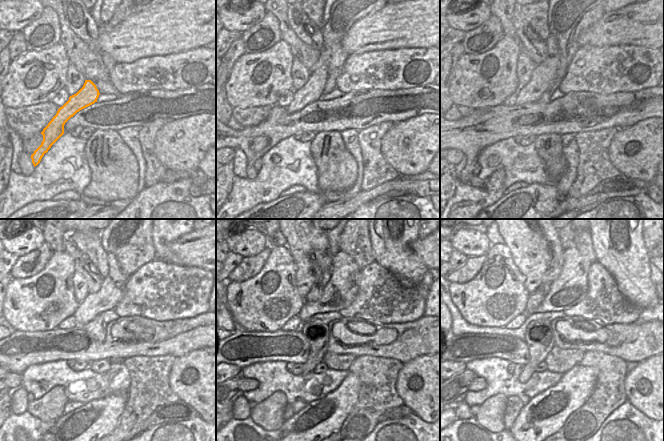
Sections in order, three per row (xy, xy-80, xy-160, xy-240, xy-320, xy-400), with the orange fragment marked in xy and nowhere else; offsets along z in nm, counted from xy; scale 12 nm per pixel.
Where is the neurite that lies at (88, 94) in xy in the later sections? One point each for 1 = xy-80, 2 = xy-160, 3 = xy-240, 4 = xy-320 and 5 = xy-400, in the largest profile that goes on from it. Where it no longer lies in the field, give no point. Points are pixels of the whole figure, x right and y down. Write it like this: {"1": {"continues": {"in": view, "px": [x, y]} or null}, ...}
{"1": {"continues": {"in": "xy-80", "px": [312, 91]}}, "2": {"continues": {"in": "xy-160", "px": [544, 75]}}, "3": {"continues": {"in": "xy-240", "px": [112, 289]}}, "4": {"continues": {"in": "xy-320", "px": [342, 288]}}, "5": {"continues": {"in": "xy-400", "px": [571, 286]}}}

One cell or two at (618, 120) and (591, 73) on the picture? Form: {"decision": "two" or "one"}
{"decision": "two"}

